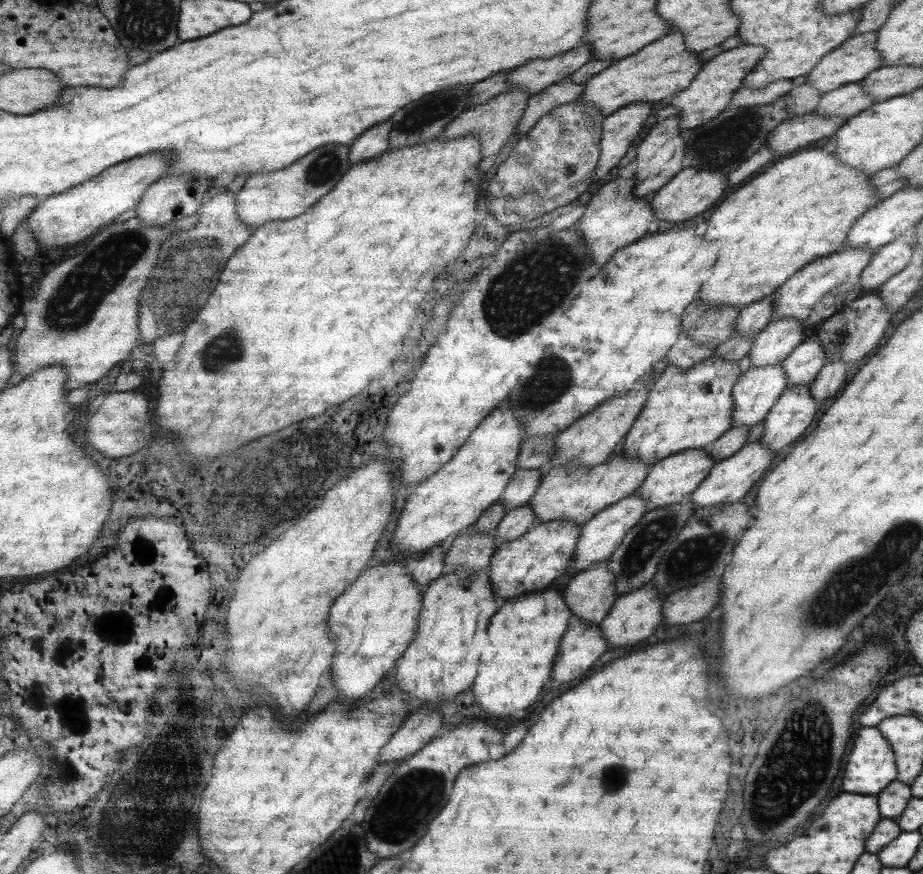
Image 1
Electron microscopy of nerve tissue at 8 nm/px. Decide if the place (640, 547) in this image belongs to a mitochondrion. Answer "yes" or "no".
yes

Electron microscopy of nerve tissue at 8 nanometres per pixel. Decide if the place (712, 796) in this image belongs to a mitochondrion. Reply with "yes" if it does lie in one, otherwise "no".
no

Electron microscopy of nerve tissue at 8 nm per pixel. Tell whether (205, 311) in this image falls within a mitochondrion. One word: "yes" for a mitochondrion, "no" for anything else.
yes

